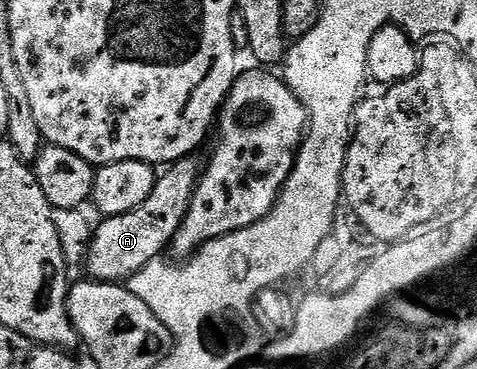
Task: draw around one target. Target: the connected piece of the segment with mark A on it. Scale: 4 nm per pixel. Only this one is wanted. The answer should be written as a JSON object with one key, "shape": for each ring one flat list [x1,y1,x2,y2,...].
{"shape":[[185,158,176,161,167,170,159,173,156,189,134,210,121,216,105,216,95,225,92,243,86,257,87,275,93,280,105,282,126,282,142,266,152,260,161,259,171,245,178,226,184,221,190,198,196,189,202,171,201,161]]}

